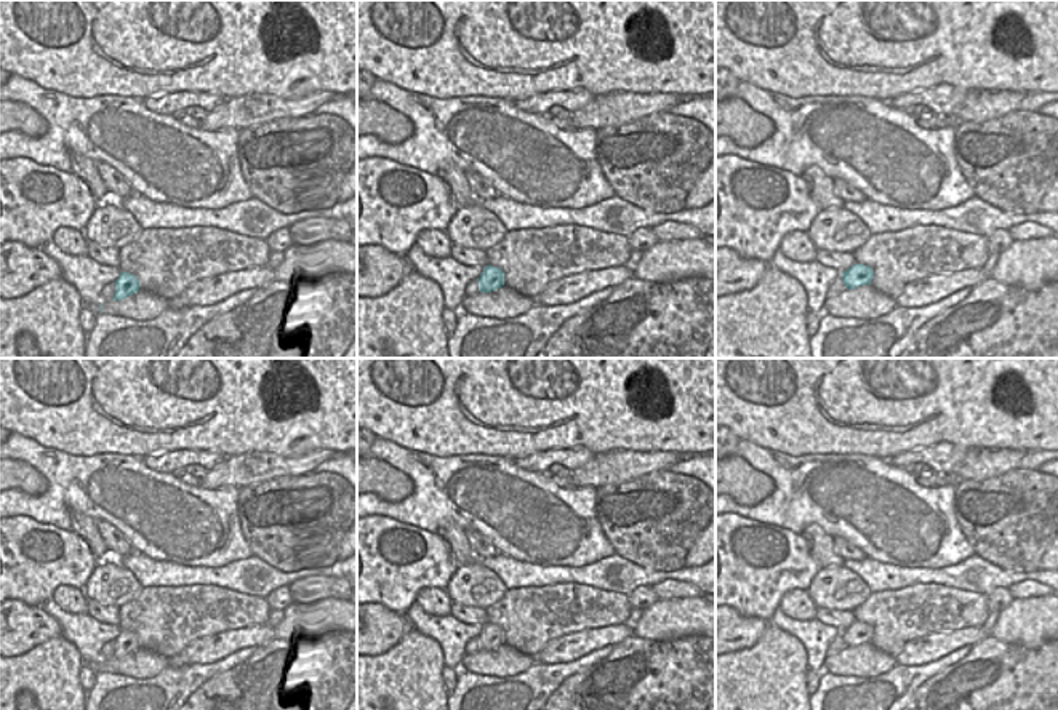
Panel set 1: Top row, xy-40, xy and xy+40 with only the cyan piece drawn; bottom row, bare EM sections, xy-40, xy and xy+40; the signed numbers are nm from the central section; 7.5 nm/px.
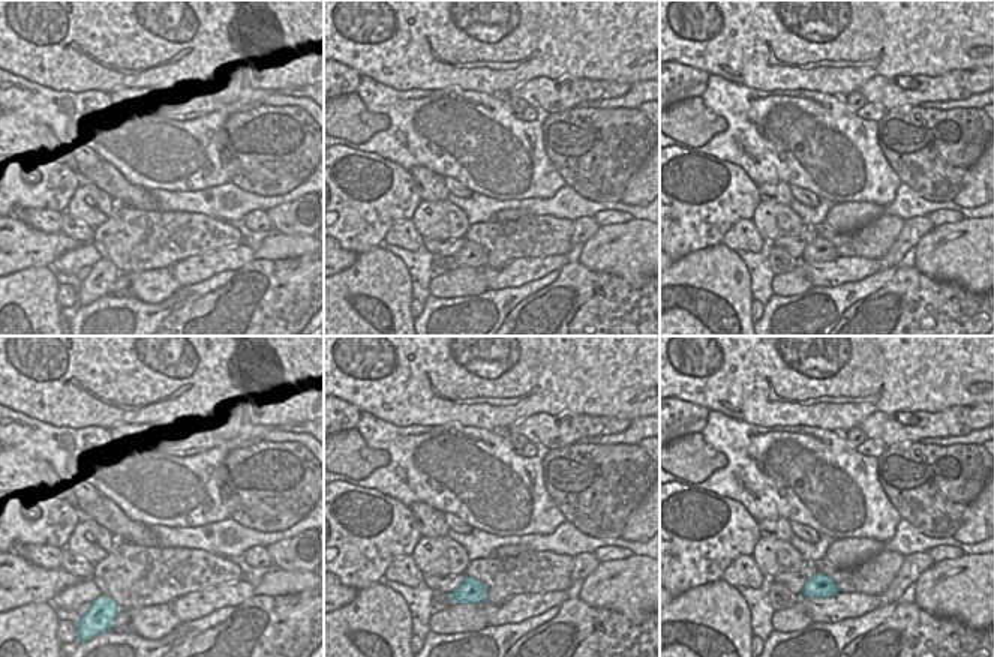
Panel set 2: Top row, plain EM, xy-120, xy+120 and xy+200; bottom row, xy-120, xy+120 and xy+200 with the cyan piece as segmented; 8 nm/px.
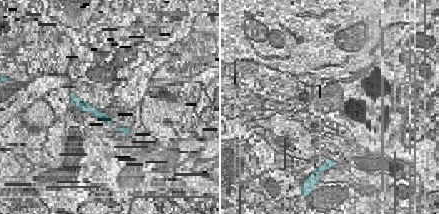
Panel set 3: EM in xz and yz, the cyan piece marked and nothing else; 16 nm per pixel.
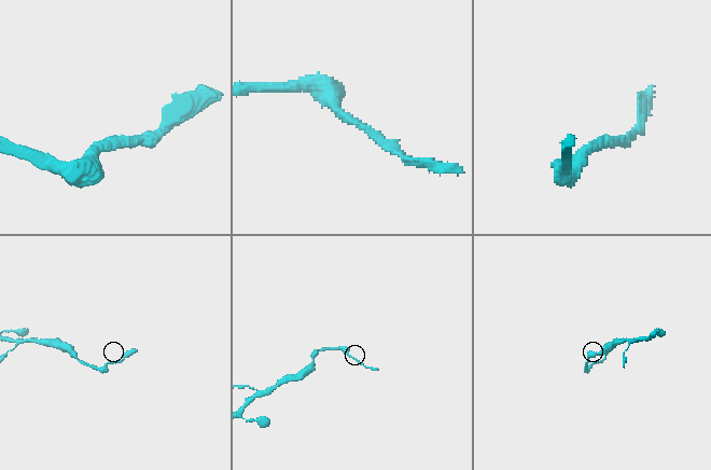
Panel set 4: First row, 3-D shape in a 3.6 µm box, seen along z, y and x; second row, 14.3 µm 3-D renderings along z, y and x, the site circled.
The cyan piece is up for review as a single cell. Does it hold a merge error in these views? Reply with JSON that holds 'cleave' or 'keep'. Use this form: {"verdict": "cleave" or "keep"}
{"verdict": "cleave"}

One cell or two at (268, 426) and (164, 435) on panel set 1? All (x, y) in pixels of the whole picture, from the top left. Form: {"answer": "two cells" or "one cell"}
{"answer": "one cell"}

